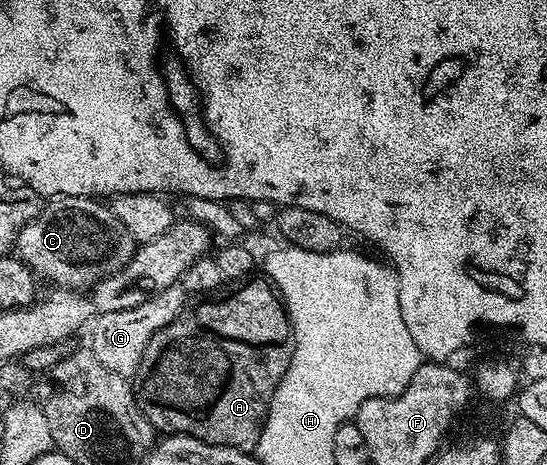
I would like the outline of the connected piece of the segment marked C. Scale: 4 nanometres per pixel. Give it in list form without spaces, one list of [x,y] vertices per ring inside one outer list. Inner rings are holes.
[[[65,194],[48,202],[32,222],[21,228],[17,243],[18,257],[40,279],[48,278],[56,287],[83,292],[96,286],[100,278],[117,272],[135,255],[135,239],[113,216],[110,205],[102,206],[98,197]]]

